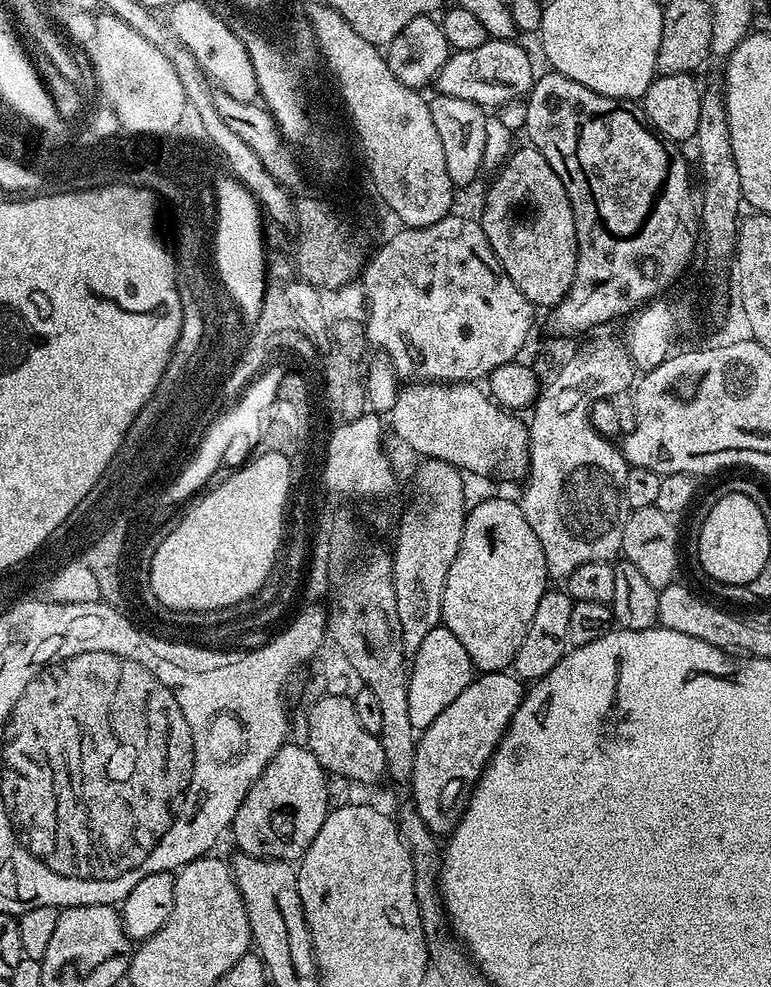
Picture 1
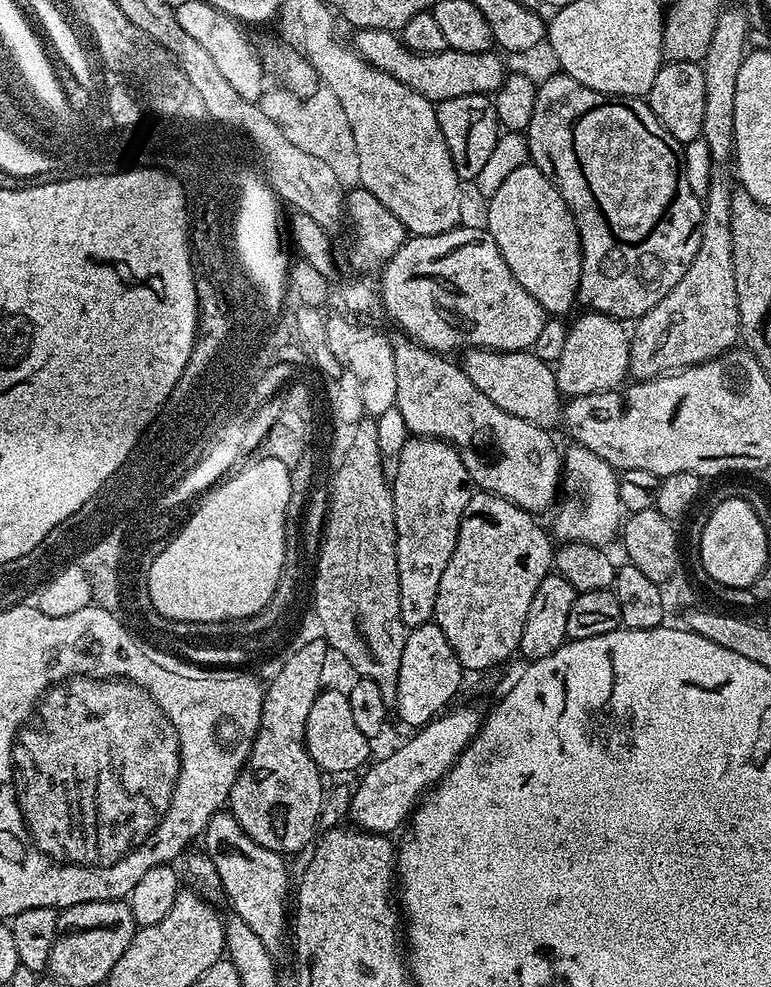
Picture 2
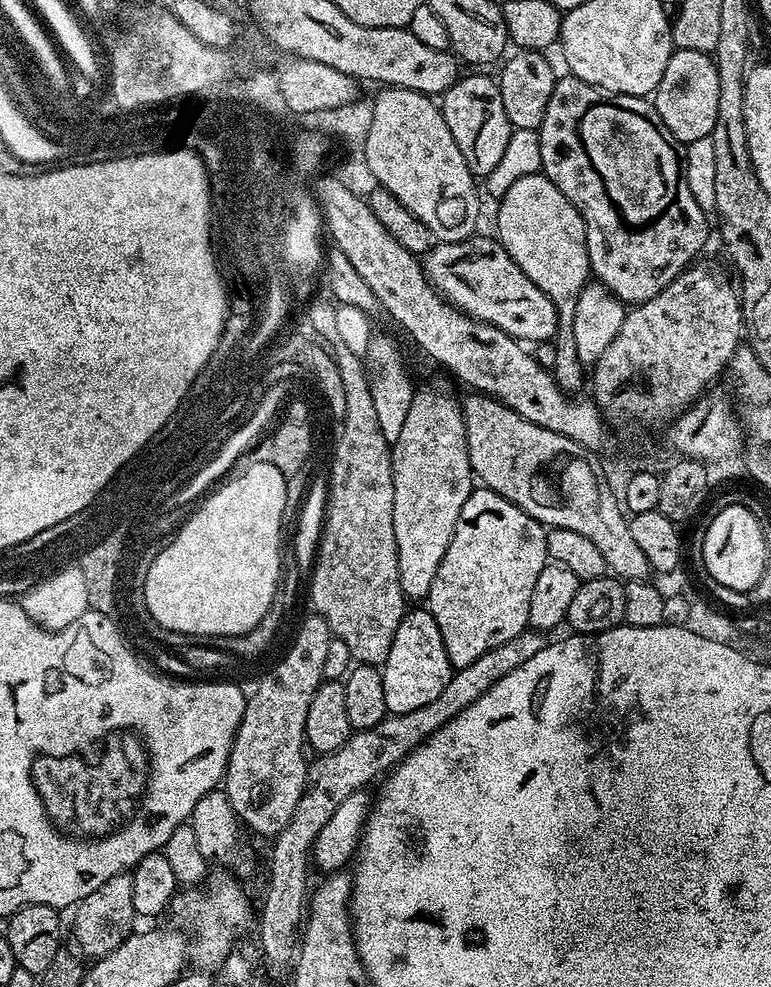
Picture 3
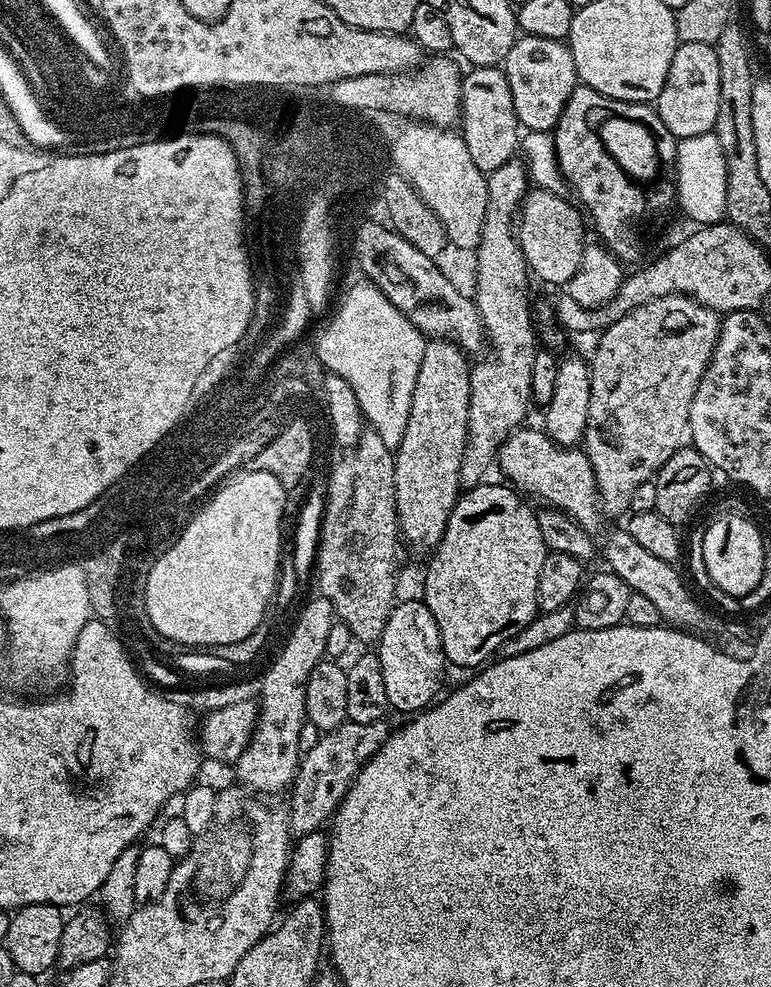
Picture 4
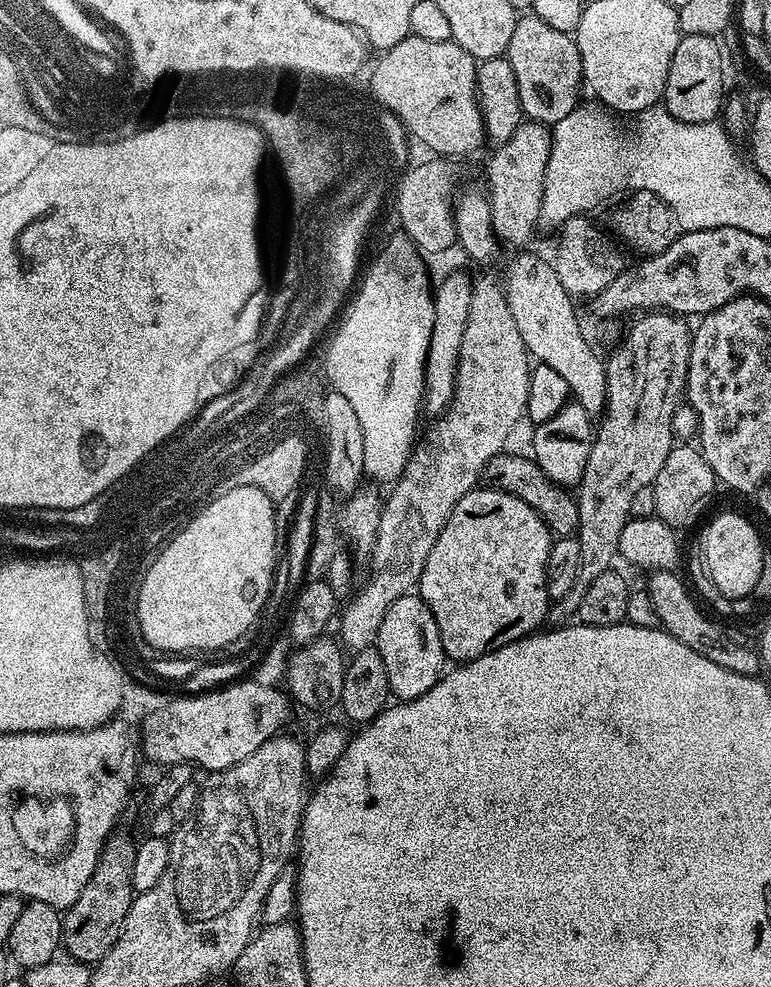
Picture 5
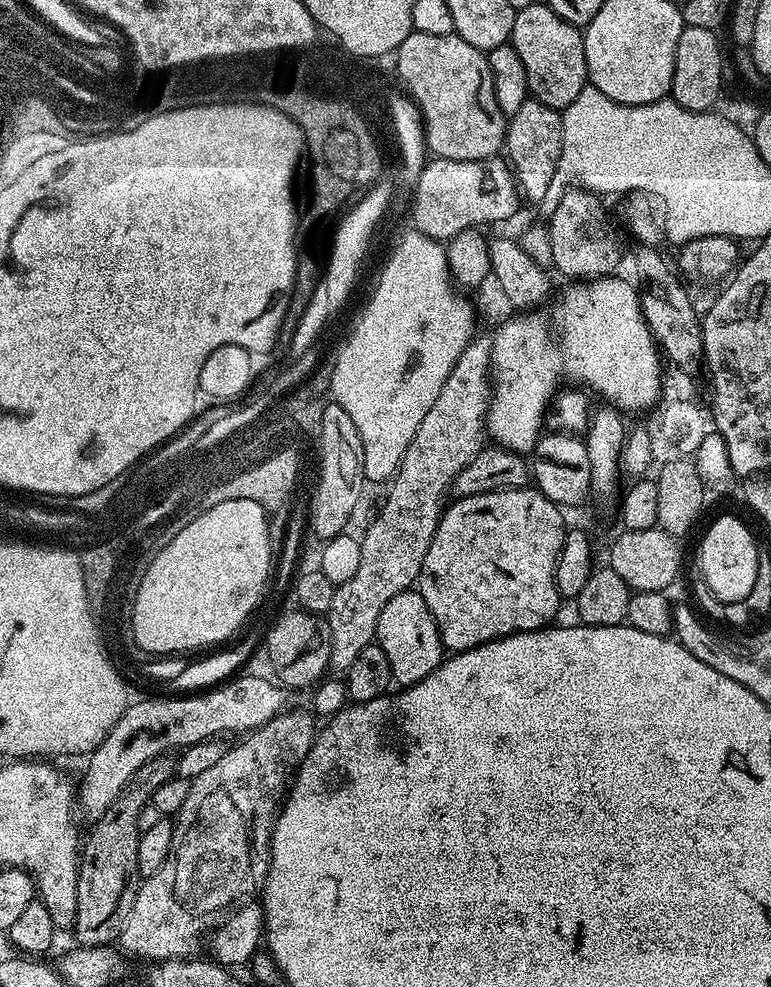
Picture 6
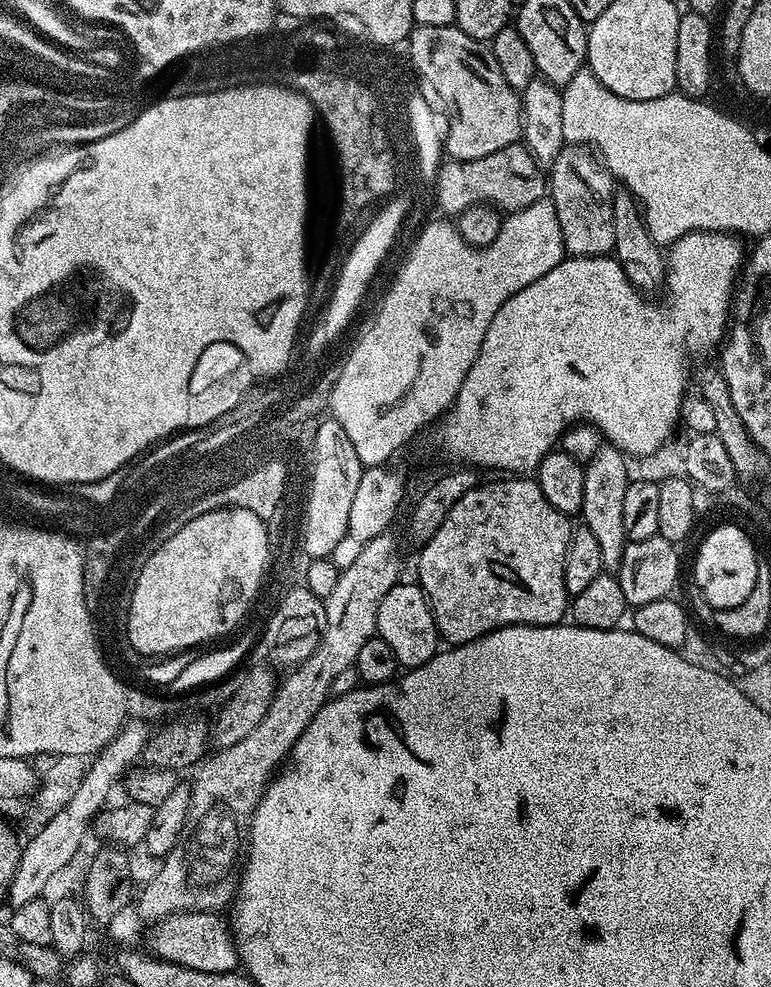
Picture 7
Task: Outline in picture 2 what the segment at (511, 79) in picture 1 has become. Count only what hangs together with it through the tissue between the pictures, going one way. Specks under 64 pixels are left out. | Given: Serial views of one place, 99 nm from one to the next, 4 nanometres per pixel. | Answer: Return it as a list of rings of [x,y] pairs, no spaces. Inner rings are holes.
[[[357,28],[354,48],[360,57],[374,65],[377,70],[393,75],[398,82],[412,87],[430,101],[439,102],[446,98],[462,98],[466,94],[492,94],[500,87],[506,75],[506,67],[495,56],[495,51],[459,52],[445,48],[442,52],[415,52],[404,45],[395,32],[377,28]]]

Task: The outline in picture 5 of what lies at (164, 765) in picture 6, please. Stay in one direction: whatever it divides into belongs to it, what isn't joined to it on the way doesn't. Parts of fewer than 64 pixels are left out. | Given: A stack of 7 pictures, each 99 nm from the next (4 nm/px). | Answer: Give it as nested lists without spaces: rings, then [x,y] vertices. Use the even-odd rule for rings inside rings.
[[[123,830],[113,832],[104,844],[98,866],[94,866],[94,874],[90,874],[90,882],[82,886],[78,902],[63,913],[62,948],[71,959],[81,960],[89,966],[95,965],[114,946],[114,942],[118,942],[124,919],[134,899],[132,871],[136,845],[137,841],[131,840]]]

